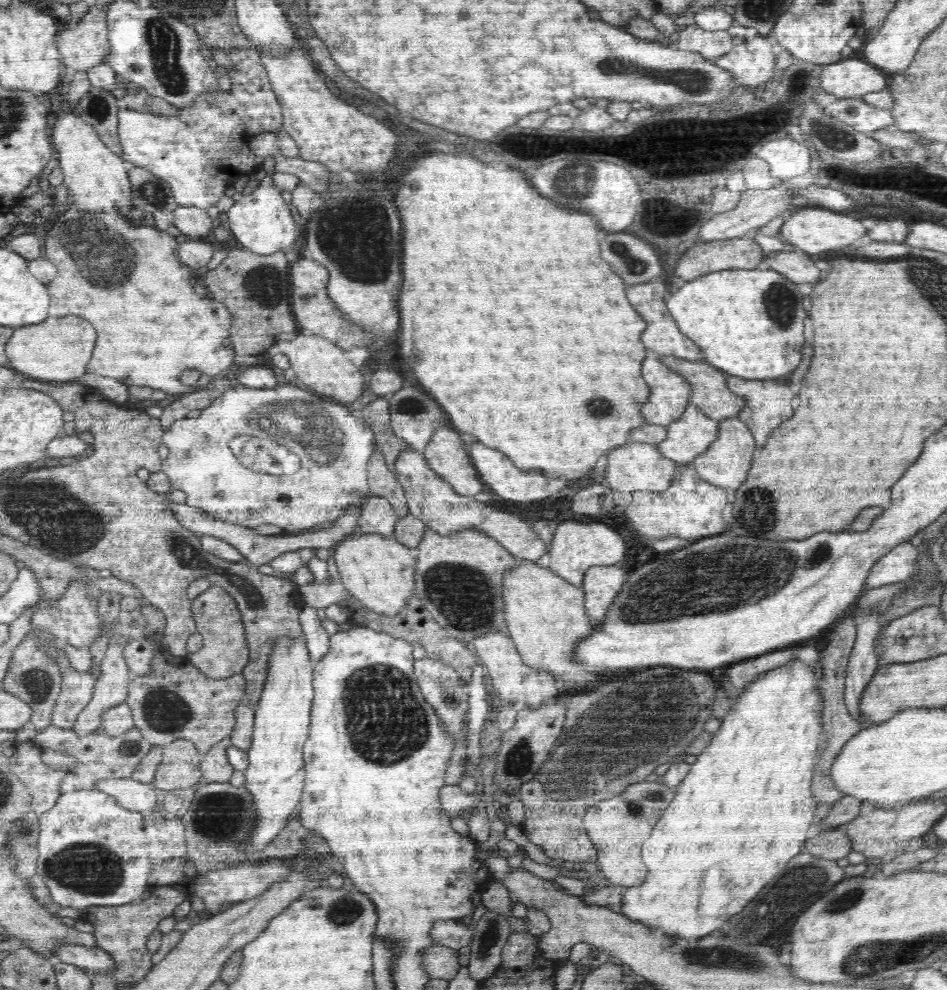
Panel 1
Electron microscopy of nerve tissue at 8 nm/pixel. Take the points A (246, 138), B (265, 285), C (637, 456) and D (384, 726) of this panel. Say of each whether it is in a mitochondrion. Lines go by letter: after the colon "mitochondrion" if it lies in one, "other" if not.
A: other
B: mitochondrion
C: other
D: mitochondrion

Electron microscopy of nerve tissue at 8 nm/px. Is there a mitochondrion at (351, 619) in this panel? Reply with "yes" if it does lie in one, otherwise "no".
no

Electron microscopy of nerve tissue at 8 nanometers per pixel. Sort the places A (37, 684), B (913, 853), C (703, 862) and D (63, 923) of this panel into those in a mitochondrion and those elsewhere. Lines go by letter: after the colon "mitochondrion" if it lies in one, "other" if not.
A: mitochondrion
B: other
C: other
D: other

